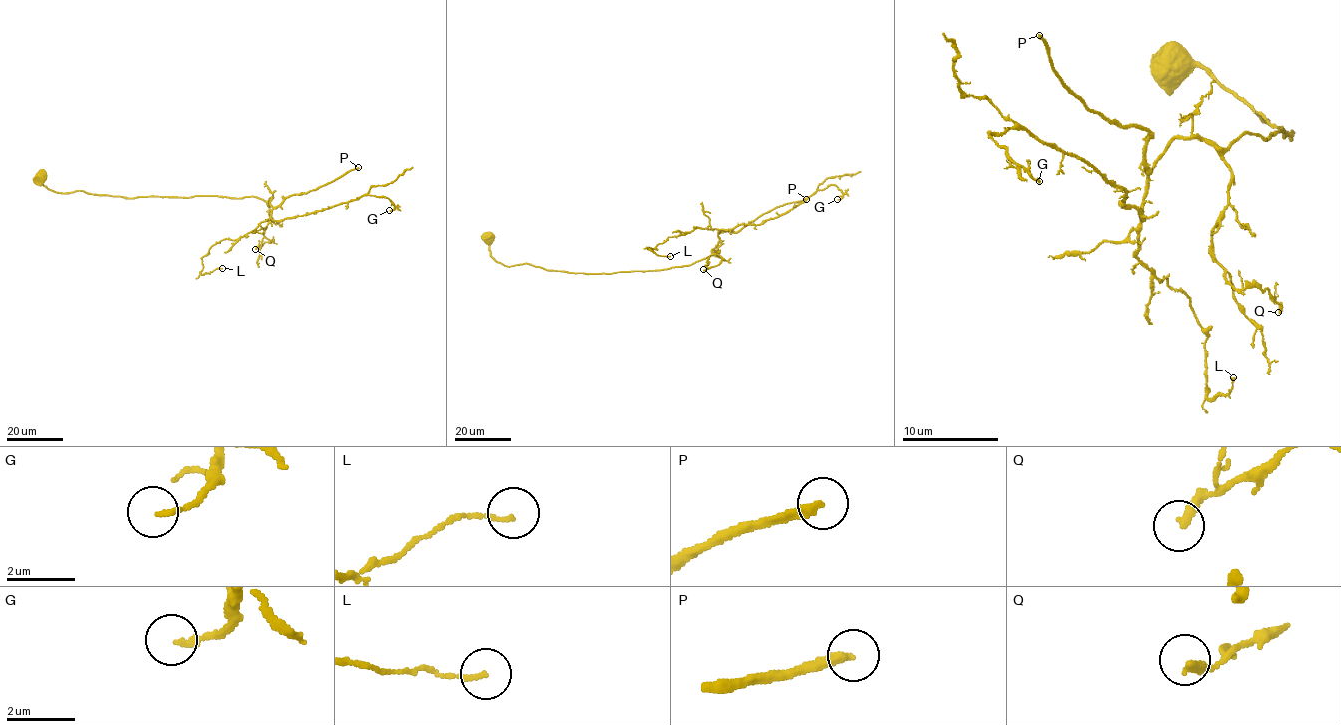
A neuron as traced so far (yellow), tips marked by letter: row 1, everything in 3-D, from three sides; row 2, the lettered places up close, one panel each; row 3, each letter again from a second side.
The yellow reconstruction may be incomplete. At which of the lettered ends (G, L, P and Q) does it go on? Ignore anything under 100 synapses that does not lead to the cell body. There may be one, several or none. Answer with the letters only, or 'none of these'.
P

